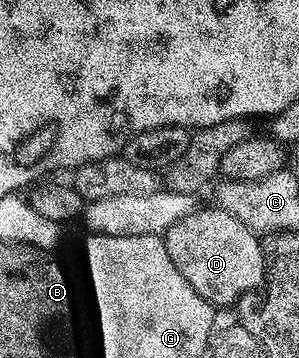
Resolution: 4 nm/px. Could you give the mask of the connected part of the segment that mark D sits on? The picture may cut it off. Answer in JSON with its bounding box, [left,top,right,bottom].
[162,207,266,306]

